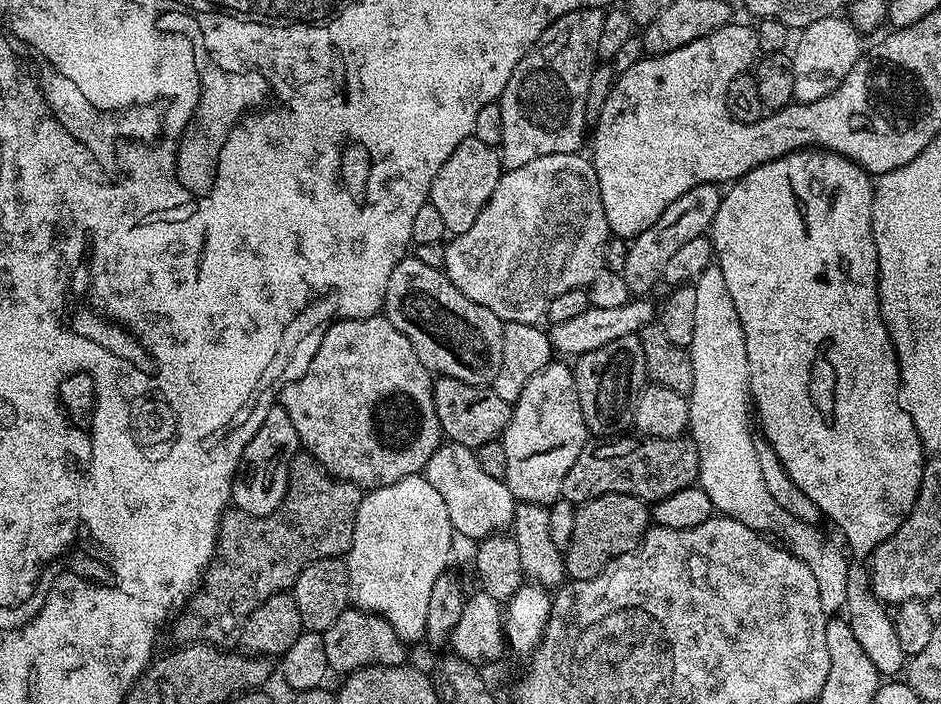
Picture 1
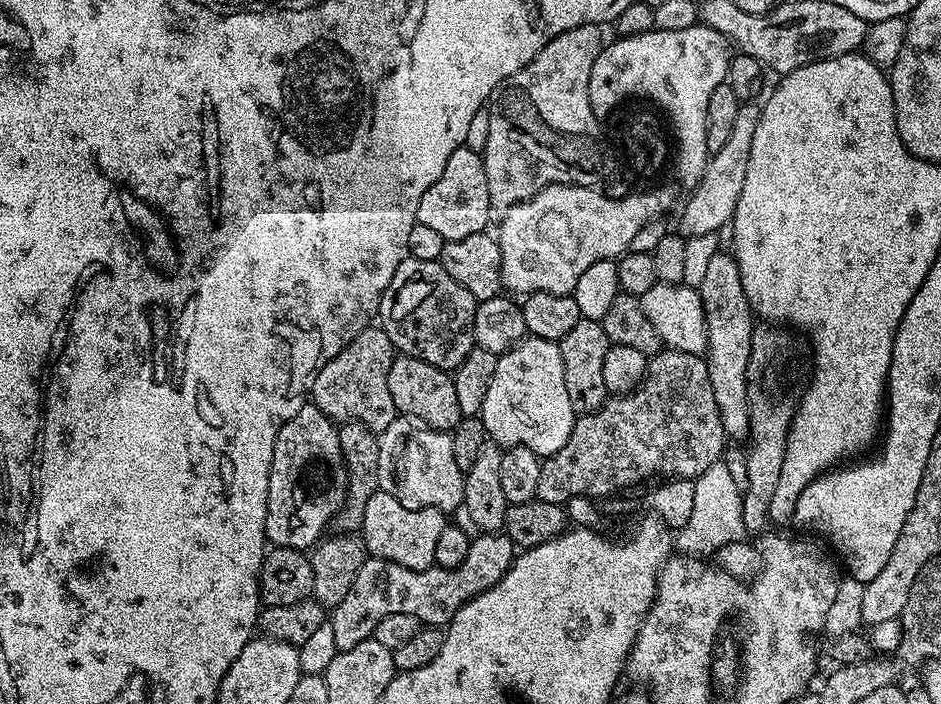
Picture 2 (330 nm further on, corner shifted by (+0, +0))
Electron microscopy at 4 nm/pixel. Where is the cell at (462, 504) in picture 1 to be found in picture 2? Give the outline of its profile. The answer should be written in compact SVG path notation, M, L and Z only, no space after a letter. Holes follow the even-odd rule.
M397 415L386 430L379 433L379 491L390 494L407 508L437 508L445 514L459 509L464 502L465 472L454 462L454 446L449 433L426 426L410 416Z

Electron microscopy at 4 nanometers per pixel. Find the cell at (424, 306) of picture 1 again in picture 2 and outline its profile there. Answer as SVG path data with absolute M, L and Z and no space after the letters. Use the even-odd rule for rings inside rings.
M408 256L398 266L398 270L394 270L394 278L390 278L390 286L386 286L386 290L380 295L380 310L378 313L379 327L384 329L385 334L390 338L393 349L397 353L405 356L419 356L420 359L430 362L434 366L445 370L454 370L466 358L466 354L470 354L470 350L476 347L476 339L474 338L474 314L478 301L472 297L470 290L466 290L462 286L458 286L458 282L454 282L454 278L450 278L450 274L446 274L446 270L434 260L419 260L413 256Z

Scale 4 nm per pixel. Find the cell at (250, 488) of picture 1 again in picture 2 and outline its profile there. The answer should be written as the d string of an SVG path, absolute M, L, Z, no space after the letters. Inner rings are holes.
M306 402L302 406L302 410L298 410L298 414L294 414L294 418L290 418L278 430L278 438L274 442L274 458L270 466L270 486L268 487L268 509L266 510L266 530L264 535L269 545L278 548L299 548L301 550L311 549L320 543L322 537L329 531L330 525L333 523L334 517L340 513L340 508L344 504L344 499L348 496L348 467L344 461L342 454L342 442L340 441L340 429L326 414L322 414L322 410L318 410L316 405Z

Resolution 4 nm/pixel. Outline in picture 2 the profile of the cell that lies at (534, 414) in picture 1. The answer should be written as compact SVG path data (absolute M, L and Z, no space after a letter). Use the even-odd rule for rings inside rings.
M528 336L509 352L496 357L494 378L490 378L490 390L486 390L486 402L482 402L479 417L488 432L489 441L504 448L526 446L526 450L534 450L534 454L541 458L553 456L555 452L562 450L562 446L566 446L566 438L570 438L570 430L577 422L578 413L574 406L570 406L570 394L566 394L566 378L562 374L559 343Z

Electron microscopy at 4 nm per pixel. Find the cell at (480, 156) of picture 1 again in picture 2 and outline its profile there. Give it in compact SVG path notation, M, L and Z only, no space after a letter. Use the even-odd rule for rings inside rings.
M459 148L450 154L438 182L422 194L422 202L418 202L416 222L422 226L430 226L437 234L442 234L444 241L470 238L470 234L478 234L489 226L488 216L493 215L490 206L490 186L486 182L486 166L481 153L469 148Z

